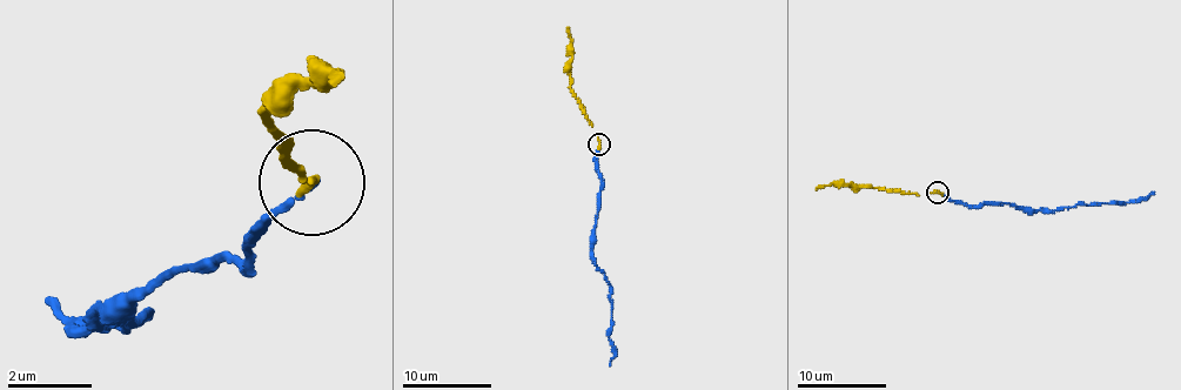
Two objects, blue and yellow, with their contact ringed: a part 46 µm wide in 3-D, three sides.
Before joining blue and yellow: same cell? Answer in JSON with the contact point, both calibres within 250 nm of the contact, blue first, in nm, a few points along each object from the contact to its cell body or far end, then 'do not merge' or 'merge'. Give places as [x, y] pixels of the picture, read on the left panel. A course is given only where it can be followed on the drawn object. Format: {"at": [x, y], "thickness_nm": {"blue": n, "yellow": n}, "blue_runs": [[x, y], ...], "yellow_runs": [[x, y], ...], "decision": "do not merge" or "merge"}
{"at": [311, 182], "thickness_nm": {"blue": 80, "yellow": 190}, "blue_runs": [[313, 186], [276, 213], [254, 260], [183, 268], [147, 295], [88, 317], [143, 317], [69, 336], [51, 297]], "yellow_runs": [[313, 186], [301, 181], [266, 109], [343, 67], [333, 88]], "decision": "merge"}

